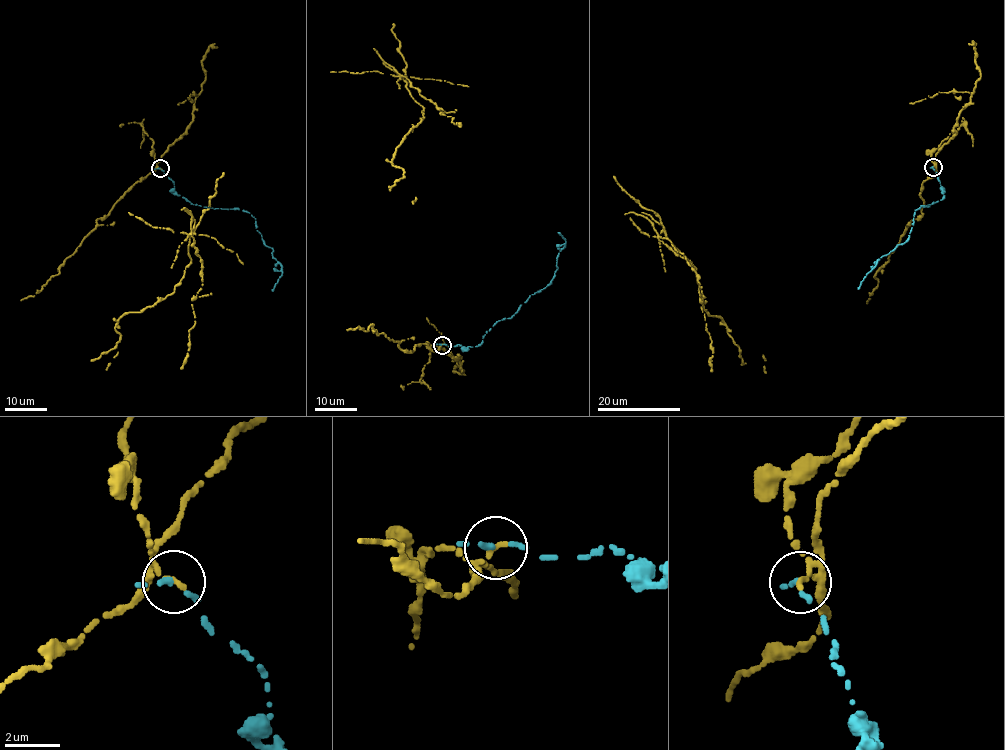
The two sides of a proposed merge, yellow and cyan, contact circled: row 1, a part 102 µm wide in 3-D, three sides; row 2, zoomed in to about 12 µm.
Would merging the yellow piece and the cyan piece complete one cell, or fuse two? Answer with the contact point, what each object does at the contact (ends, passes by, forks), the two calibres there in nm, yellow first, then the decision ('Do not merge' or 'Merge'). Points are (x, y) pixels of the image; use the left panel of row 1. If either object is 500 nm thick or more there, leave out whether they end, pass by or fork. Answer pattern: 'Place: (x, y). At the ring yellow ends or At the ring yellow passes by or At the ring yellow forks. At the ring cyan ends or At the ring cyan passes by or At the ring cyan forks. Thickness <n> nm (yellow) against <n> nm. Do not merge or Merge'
Place: (160, 168). At the ring yellow ends. At the ring cyan ends. Thickness 200 nm (yellow) against 220 nm. Do not merge

